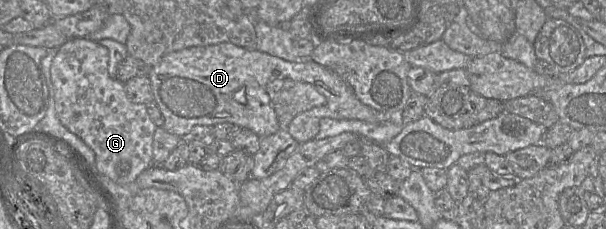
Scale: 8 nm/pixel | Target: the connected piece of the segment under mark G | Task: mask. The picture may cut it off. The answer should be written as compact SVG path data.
M87 37L70 38L57 48L50 67L55 110L60 122L94 151L93 166L98 175L107 176L118 184L129 184L153 164L153 137L157 127L151 120L146 105L129 100L125 83L110 78L108 61L108 50Z

